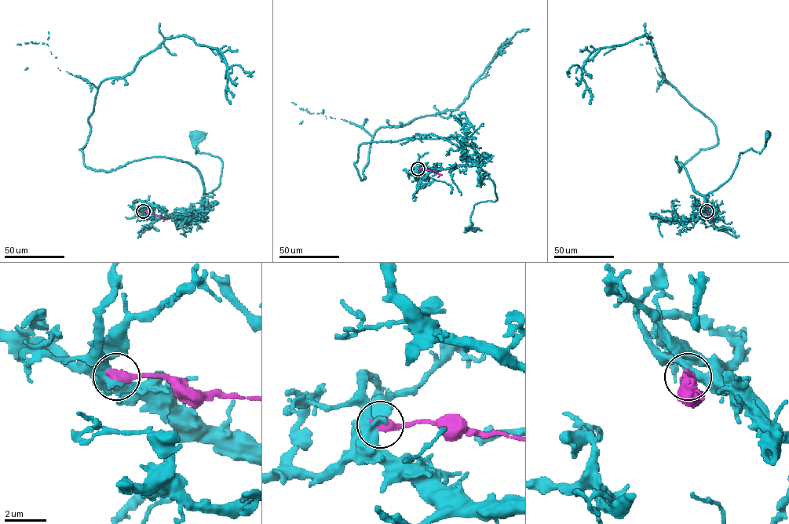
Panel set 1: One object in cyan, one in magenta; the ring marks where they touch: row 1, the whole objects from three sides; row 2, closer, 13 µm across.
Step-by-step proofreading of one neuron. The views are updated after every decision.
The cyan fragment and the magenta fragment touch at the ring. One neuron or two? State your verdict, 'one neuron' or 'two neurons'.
two neurons

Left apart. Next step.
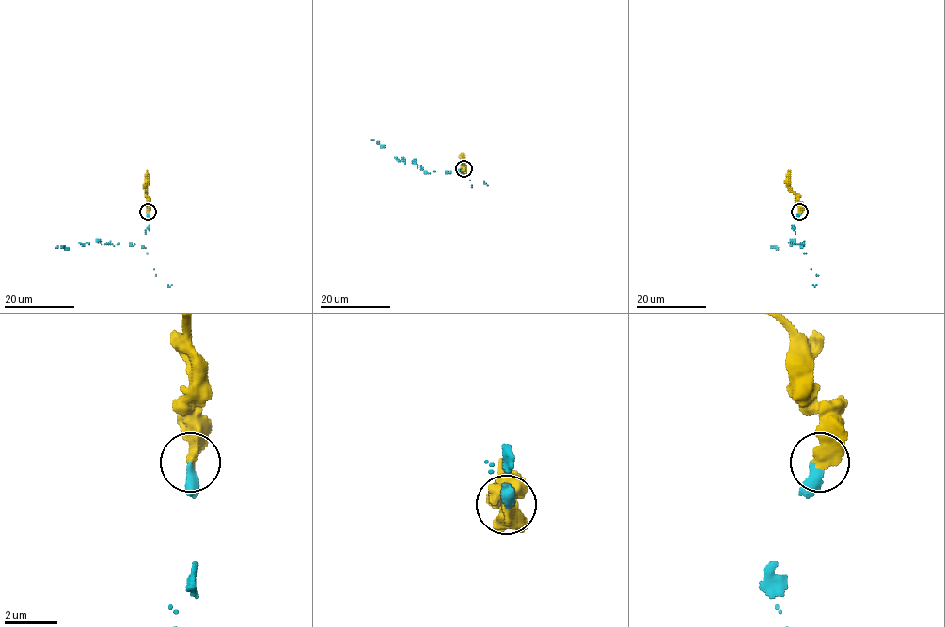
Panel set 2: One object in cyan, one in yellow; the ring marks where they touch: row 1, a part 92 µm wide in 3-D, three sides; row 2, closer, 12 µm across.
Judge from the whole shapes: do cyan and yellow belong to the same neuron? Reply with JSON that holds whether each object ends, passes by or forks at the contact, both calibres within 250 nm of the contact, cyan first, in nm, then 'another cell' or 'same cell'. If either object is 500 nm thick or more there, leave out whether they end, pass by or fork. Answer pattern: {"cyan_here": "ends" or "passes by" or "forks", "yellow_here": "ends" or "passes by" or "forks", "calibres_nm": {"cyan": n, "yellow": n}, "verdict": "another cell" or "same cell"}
{"cyan_here": "ends", "yellow_here": "ends", "calibres_nm": {"cyan": 360, "yellow": 480}, "verdict": "same cell"}

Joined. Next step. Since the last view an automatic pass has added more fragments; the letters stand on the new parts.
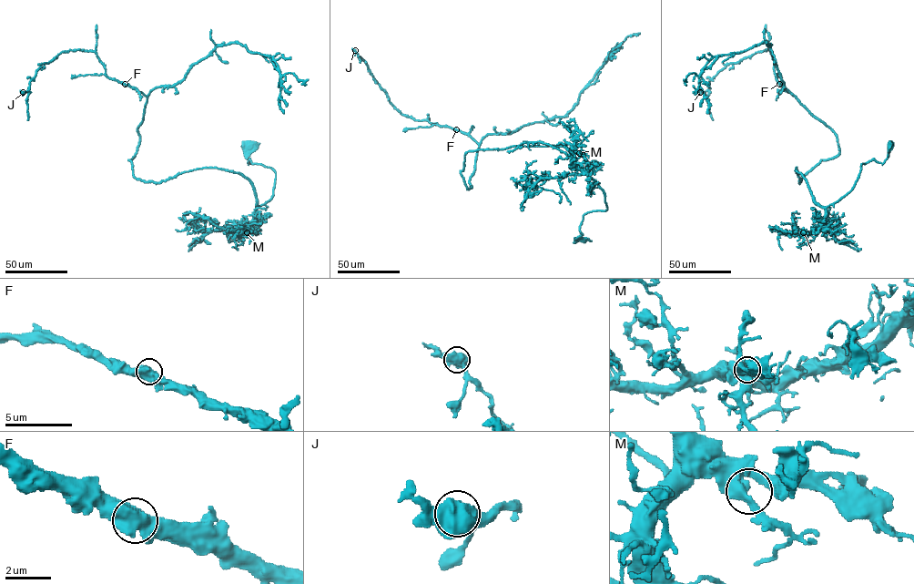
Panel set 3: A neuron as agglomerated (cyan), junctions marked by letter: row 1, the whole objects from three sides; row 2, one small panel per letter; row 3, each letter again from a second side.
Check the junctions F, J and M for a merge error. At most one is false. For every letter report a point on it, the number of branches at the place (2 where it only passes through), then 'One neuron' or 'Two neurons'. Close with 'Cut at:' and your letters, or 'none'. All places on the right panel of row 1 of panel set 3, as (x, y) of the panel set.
F: Place: (779, 84). Branches: 2. One neuron
J: Place: (700, 92). Branches: 2. One neuron
M: Place: (803, 232). Branches: 2. One neuron
Cut at: none

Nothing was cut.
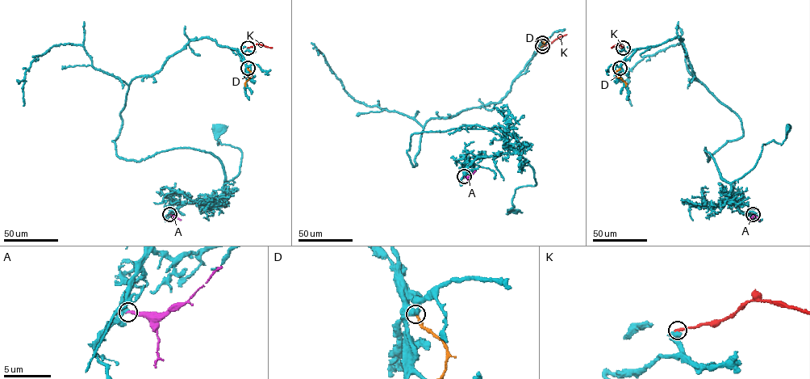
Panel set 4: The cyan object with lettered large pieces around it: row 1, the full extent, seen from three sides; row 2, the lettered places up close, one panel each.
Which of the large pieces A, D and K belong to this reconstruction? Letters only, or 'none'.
none

